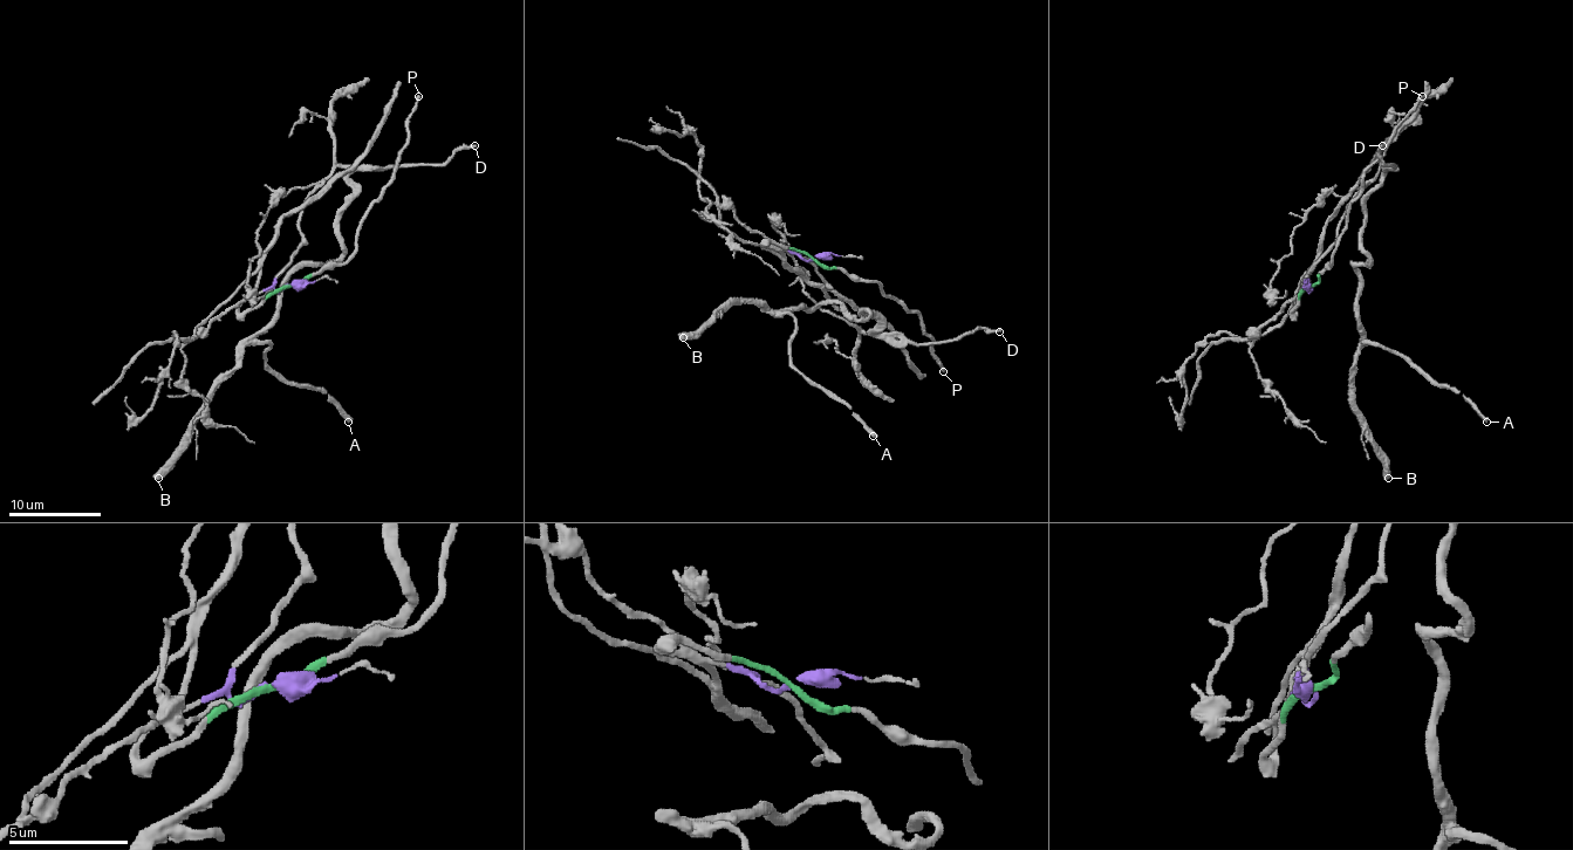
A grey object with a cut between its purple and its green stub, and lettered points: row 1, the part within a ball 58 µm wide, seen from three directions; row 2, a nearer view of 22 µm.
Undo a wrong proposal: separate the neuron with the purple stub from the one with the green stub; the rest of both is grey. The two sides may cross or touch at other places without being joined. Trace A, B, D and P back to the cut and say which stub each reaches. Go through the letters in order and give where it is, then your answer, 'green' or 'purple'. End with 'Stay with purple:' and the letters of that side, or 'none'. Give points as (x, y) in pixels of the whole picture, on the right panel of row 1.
A: at (1486, 422); purple
B: at (1388, 478); purple
D: at (1382, 145); purple
P: at (1422, 96); green
Stay with purple: A, B, D

